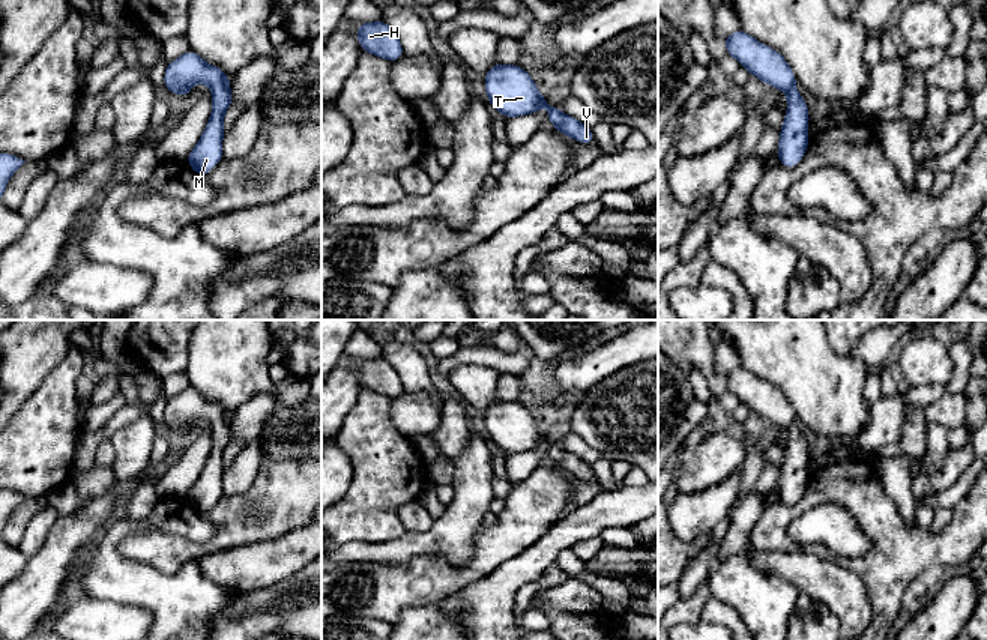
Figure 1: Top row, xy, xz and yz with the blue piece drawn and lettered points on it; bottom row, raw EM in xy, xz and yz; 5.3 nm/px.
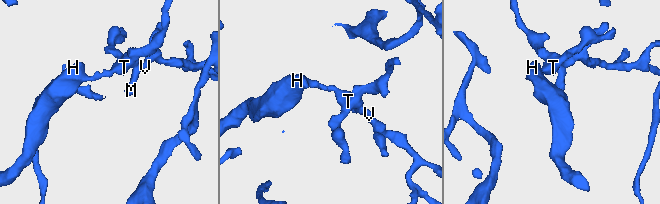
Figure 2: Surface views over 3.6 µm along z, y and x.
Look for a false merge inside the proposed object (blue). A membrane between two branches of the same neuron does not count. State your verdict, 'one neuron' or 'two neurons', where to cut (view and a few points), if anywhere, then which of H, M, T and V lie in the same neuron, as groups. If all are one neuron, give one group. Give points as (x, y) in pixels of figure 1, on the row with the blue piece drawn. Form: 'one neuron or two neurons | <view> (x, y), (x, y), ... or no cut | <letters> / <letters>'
one neuron | no cut | H M T V

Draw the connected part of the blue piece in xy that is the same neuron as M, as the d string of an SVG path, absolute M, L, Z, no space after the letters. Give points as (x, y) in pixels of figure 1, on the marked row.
M192 50L173 62L167 62L165 90L189 96L195 83L204 83L212 90L210 119L186 158L191 168L203 177L222 161L224 114L233 102L233 95L230 78L218 66L206 63Z

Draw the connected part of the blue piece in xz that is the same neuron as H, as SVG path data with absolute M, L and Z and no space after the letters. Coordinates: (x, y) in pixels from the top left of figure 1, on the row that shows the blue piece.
M383 20L358 24L358 41L364 53L371 53L389 62L404 56L398 36Z

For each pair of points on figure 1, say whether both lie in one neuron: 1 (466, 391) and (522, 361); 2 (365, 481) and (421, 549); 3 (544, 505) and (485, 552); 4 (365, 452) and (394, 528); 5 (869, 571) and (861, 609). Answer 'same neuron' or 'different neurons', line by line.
1: different neurons
2: different neurons
3: same neuron
4: same neuron
5: different neurons

